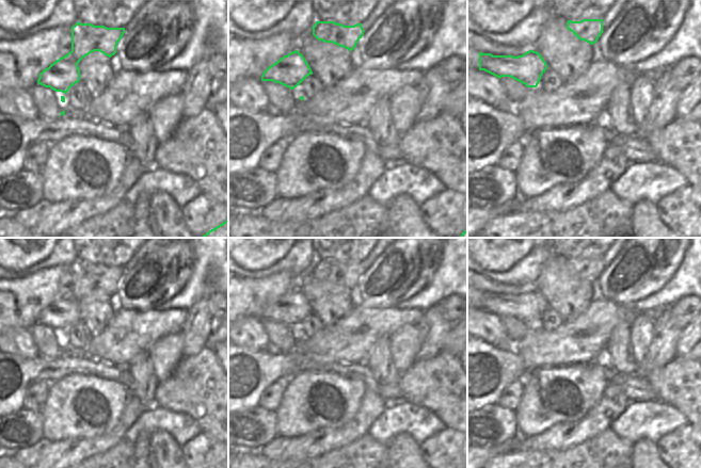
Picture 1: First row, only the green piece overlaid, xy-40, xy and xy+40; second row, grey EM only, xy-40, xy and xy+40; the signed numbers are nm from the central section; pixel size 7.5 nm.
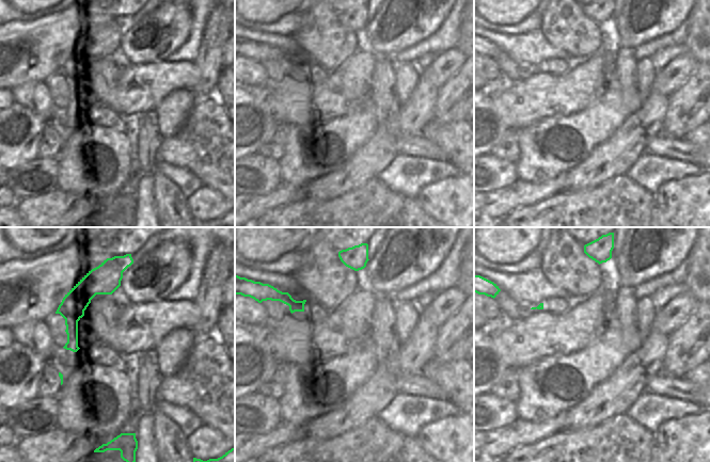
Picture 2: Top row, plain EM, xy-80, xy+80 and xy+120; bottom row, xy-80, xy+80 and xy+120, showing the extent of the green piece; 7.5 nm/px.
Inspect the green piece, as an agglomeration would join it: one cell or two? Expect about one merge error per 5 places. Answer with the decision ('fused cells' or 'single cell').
fused cells

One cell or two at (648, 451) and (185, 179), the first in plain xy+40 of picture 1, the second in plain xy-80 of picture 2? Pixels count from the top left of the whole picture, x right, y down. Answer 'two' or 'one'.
two

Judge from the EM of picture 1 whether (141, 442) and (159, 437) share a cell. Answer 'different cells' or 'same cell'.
different cells

